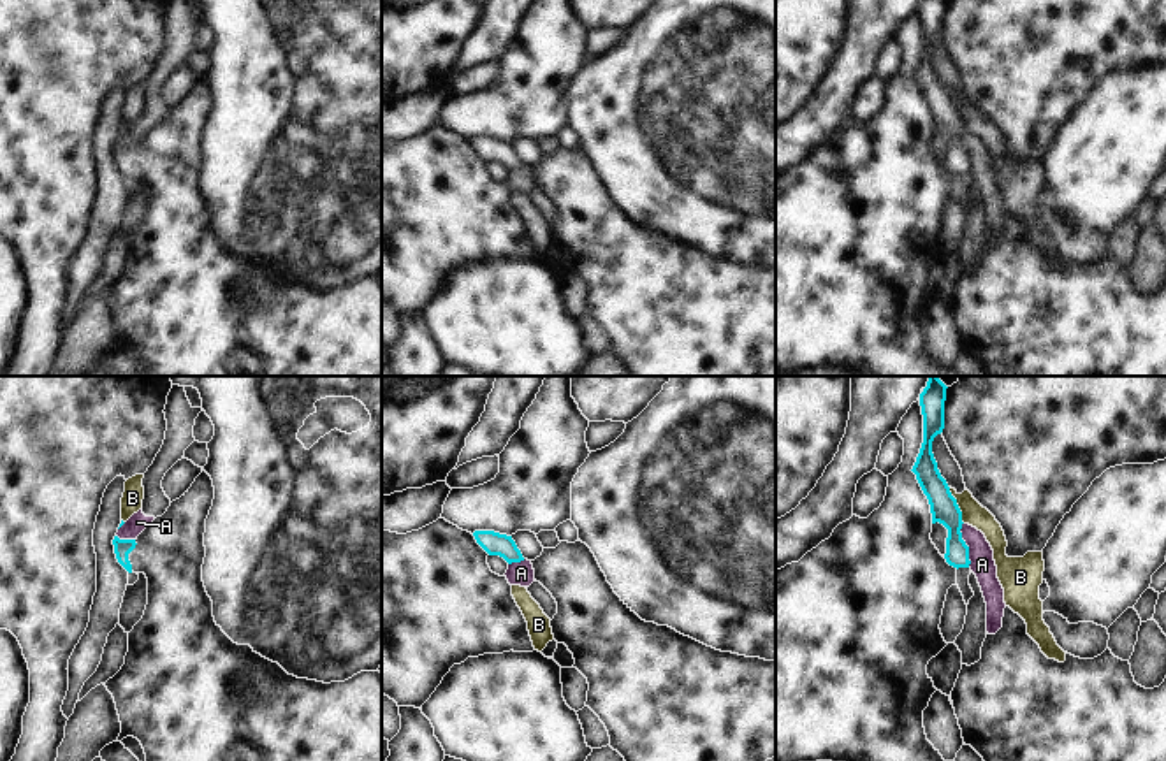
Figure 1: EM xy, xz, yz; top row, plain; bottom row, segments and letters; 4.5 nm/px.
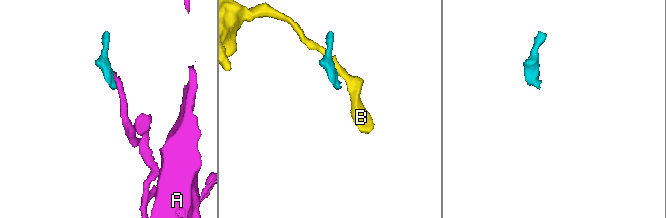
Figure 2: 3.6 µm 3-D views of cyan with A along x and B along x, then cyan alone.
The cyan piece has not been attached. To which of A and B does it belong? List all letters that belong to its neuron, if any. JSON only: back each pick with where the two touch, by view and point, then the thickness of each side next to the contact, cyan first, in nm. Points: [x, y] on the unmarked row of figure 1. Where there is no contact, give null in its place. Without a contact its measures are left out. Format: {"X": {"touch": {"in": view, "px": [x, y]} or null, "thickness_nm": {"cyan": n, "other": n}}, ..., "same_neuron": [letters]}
{"same_neuron": []}

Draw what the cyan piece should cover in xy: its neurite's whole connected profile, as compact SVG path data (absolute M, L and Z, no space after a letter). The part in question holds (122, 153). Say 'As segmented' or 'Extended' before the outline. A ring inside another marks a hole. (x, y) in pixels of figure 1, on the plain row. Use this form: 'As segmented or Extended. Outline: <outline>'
Extended. Outline: M202 76L192 93L135 146L113 146L118 169L148 185L148 211L128 239L125 271L104 290L121 329L118 348L137 344L149 376L382 376L380 278L361 278L331 290L297 285L250 251L234 250L215 228L213 207L202 188L206 125L213 105L213 86Z

